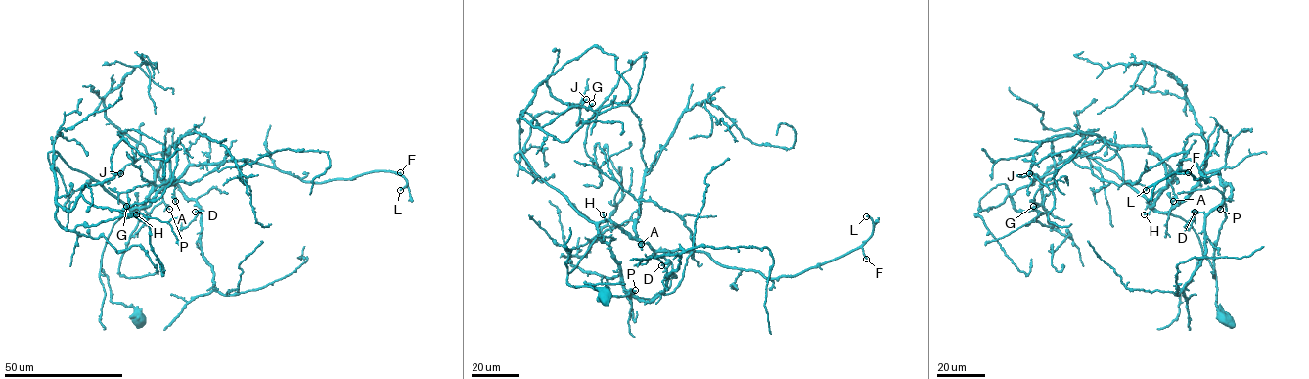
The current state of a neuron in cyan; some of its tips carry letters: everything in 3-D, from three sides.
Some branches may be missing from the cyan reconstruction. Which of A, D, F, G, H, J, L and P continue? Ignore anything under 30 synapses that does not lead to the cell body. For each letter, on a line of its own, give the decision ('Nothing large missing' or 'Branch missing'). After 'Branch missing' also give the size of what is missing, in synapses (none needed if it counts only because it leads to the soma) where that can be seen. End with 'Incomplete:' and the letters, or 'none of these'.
A: Nothing large missing
D: Nothing large missing
F: Nothing large missing
G: Nothing large missing
H: Nothing large missing
J: Nothing large missing
L: Branch missing. Roughly 45 synapses
P: Nothing large missing
Incomplete: L

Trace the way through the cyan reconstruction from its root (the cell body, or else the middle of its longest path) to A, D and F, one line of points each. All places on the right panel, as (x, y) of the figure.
A: (1225, 320), (1215, 304), (1215, 270), (1196, 231), (1182, 218), (1150, 207), (1169, 182), (1173, 201)
D: (1225, 320), (1215, 304), (1215, 270), (1196, 234), (1166, 213), (1216, 171), (1231, 195), (1206, 213), (1195, 212)
F: (1225, 320), (1196, 231), (1150, 207), (1182, 160), (1208, 181), (1176, 172), (1188, 172)

